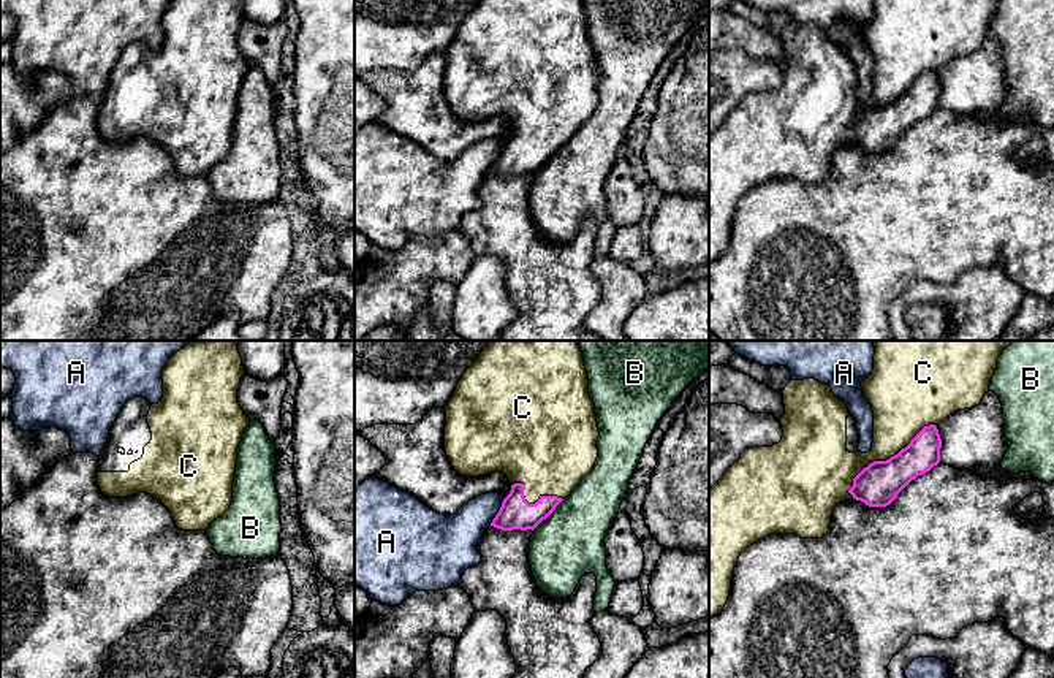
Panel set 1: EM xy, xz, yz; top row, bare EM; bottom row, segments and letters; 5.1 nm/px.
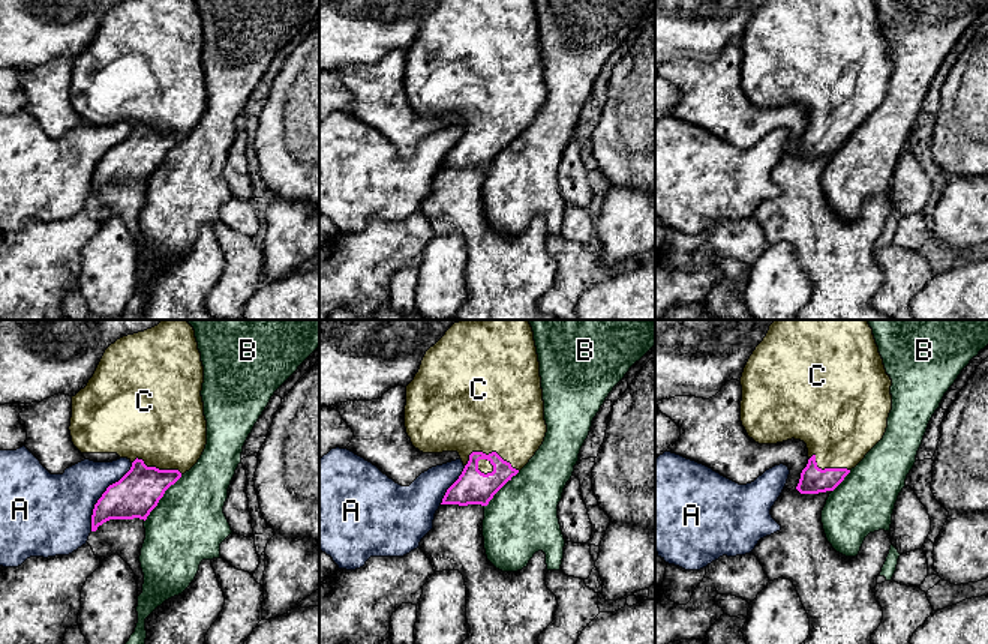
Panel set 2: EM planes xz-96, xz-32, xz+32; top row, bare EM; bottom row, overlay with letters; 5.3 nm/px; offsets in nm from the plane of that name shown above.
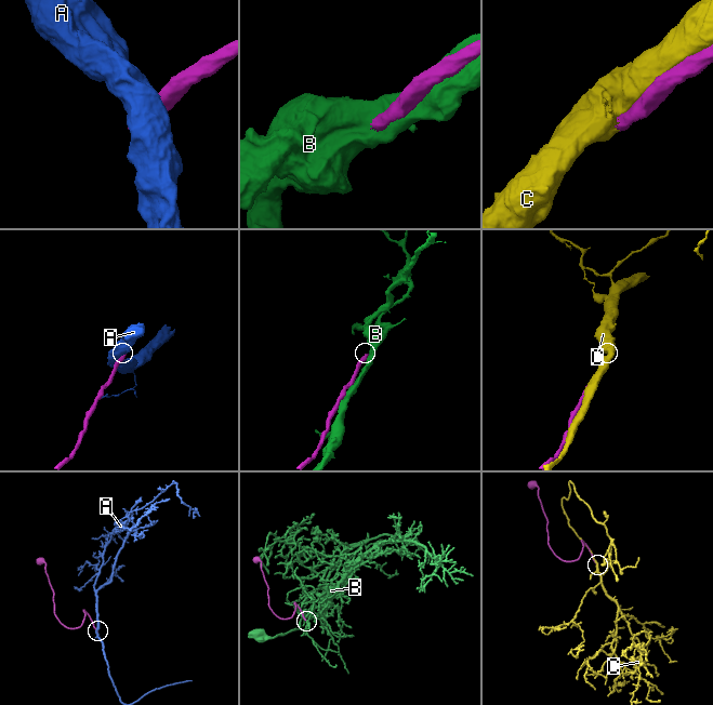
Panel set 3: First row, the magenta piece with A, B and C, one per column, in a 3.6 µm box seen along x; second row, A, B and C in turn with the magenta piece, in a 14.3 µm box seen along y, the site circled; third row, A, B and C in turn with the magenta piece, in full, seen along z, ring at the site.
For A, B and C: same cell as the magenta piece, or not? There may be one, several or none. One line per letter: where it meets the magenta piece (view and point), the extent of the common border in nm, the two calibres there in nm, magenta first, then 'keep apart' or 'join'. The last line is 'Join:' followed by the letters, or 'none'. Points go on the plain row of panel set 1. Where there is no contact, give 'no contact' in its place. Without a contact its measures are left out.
A: xz (499, 157) | 150 nm | 160/220 nm | keep apart
B: xz (548, 160) | 220 nm | 160/360 nm | keep apart
C: yz (887, 105) | 550 nm | 220/280 nm | join
Join: C

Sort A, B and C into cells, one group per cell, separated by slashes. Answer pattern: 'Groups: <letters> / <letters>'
Groups: A / B / C

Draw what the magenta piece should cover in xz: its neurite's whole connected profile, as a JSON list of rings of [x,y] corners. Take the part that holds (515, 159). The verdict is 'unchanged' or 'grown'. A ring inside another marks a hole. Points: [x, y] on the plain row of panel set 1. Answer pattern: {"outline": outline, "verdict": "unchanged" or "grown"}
{"outline": [[[480,0],[445,52],[445,97],[465,122],[503,117],[511,136],[491,171],[535,174],[598,103],[600,81],[582,0]]], "verdict": "grown"}

